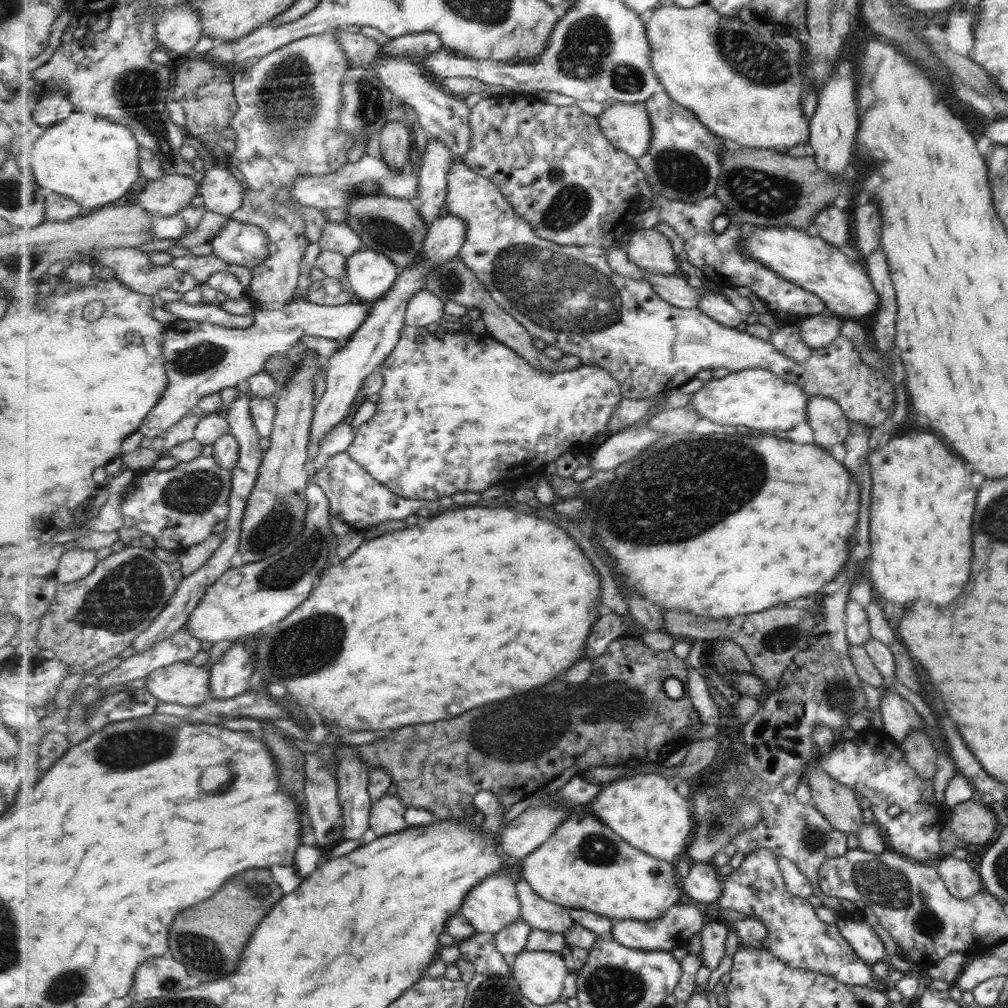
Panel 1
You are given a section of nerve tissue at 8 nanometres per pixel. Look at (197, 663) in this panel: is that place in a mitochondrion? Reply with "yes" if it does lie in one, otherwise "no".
no

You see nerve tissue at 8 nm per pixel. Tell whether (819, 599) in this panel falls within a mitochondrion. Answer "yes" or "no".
no

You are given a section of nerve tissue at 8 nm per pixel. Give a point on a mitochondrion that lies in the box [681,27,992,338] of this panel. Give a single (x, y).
(759, 193)

